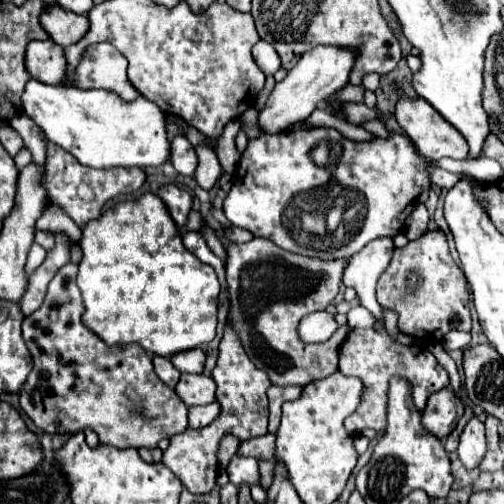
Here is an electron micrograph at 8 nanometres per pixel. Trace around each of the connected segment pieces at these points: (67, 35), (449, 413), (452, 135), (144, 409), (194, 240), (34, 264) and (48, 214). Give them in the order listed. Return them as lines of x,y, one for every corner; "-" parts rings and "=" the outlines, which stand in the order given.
58,5
48,7
42,13
40,21
42,21
42,27
46,29
46,33
50,35
50,39
54,43
58,43
60,47
70,47
70,45
78,43
86,35
86,29
88,29
86,15
76,15
=
446,387
428,397
428,405
422,411
422,423
428,433
432,433
438,439
444,439
448,437
450,431
454,431
462,415
464,415
462,401
450,387
=
400,97
396,103
396,121
398,125
406,131
406,135
412,139
412,143
416,145
418,153
424,159
436,161
440,157
452,157
452,159
466,159
468,155
468,143
466,139
446,121
440,117
440,113
430,107
424,99
410,99
410,97
=
66,263
50,281
42,307
28,315
22,323
22,337
34,359
34,369
20,389
20,407
24,413
36,423
36,427
48,433
78,433
84,427
92,427
102,443
114,445
118,449
154,449
158,447
158,441
164,439
164,435
174,437
176,433
186,431
188,407
174,393
174,389
158,381
150,355
140,345
108,347
94,331
84,325
84,303
76,285
76,273
78,265
=
188,231
188,233
184,233
184,245
186,245
186,249
188,249
188,251
192,251
192,253
202,261
202,263
206,263
206,265
212,265
212,267
214,267
214,271
216,271
216,275
218,275
218,279
220,279
220,283
222,283
222,295
220,295
220,301
222,301
222,299
226,299
228,295
226,295
224,261
212,253
212,249
208,247
208,243
206,243
204,235
202,235
200,231
=
32,245
32,249
30,249
30,253
28,253
28,263
26,263
26,275
32,275
34,273
34,269
38,269
40,265
42,265
42,261
44,261
44,257
46,257
46,249
42,249
40,245
=
58,205
46,207
42,217
36,221
36,229
44,229
44,231
52,231
52,233
64,231
76,243
80,241
80,233
82,233
82,229
78,229
78,225
74,225
74,221
70,221
70,217
66,217
66,213
62,213
58,209

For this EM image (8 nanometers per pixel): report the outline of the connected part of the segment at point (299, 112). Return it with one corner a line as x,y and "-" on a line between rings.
316,45
316,49
306,51
296,67
288,71
288,75
276,83
274,91
270,93
266,107
258,115
258,125
264,133
278,133
292,123
304,121
310,117
310,113
324,103
332,93
340,91
350,83
350,73
354,67
354,61
358,57
358,49
346,49
336,45

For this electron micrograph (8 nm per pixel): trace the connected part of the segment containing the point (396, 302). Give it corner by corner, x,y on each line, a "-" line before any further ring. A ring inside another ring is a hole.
440,229
428,231
420,239
410,241
406,247
394,251
390,267
378,279
376,297
382,307
394,309
400,315
398,329
406,335
420,337
430,343
440,343
452,329
470,331
468,281
452,259
446,235
-
410,271
418,271
422,275
422,281
414,293
410,293
406,287
406,275

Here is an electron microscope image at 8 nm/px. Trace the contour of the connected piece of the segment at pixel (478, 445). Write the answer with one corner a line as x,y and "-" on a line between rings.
472,417
462,435
458,445
458,457
466,469
476,469
486,453
486,439
484,439
484,423
478,417

